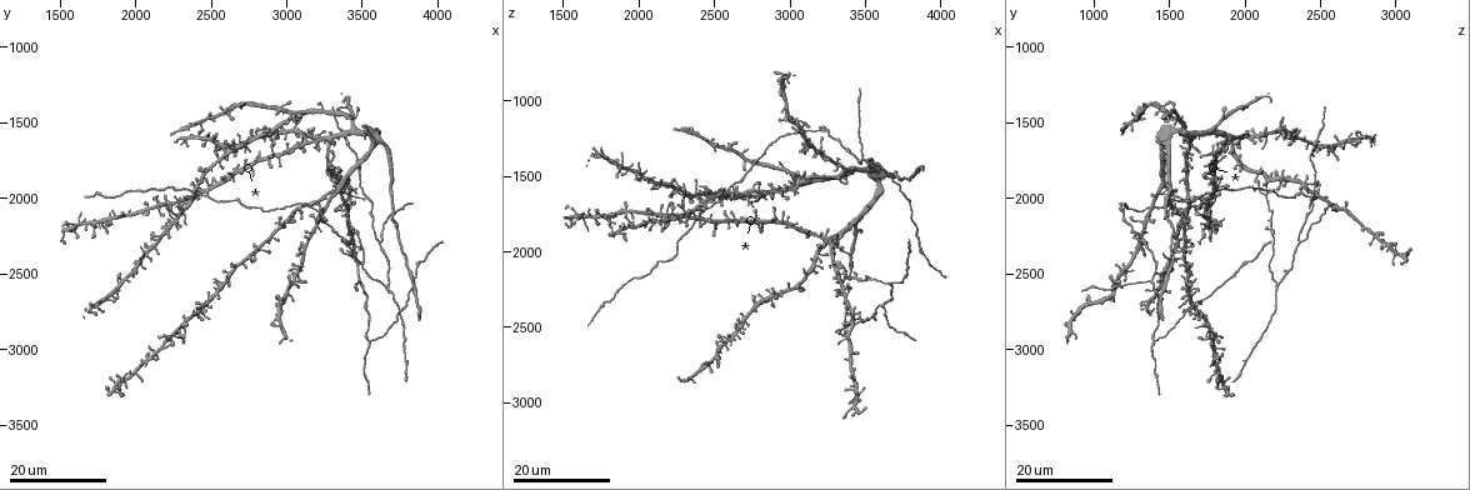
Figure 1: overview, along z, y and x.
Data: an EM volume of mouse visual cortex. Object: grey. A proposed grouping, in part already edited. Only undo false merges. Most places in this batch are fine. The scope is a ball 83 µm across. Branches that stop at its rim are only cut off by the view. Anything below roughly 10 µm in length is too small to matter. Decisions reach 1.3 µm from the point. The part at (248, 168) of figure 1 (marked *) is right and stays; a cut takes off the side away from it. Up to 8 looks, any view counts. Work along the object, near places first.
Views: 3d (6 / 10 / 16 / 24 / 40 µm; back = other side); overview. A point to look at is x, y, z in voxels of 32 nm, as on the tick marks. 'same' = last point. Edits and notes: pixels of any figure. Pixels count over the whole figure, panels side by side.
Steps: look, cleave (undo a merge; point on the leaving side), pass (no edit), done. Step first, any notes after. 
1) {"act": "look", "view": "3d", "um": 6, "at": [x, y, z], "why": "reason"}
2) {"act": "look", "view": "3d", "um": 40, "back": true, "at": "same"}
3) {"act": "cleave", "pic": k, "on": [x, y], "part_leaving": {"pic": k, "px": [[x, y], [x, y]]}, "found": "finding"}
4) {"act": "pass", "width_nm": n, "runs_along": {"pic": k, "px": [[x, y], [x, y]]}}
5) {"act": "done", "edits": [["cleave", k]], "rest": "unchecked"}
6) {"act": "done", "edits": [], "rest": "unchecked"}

{"act": "look", "view": "3d", "um": 16, "at": [3600, 2280, 2360], "why": "branch point"}

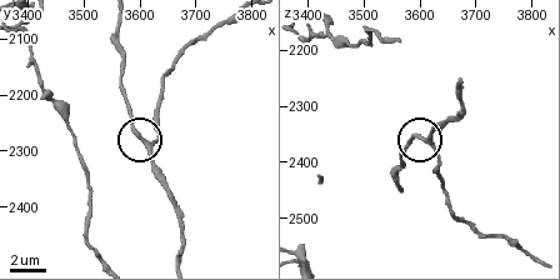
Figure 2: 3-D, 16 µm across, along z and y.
{"act": "look", "view": "3d", "um": 10, "at": [3615, 2290, 2365]}

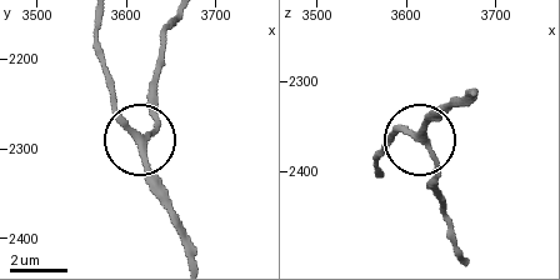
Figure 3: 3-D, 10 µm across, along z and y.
{"act": "pass", "side_arm_um": 15, "arms": 3, "found": "all the same neuron"}

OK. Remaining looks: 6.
{"act": "look", "view": "3d", "um": 24, "at": [3520, 1980, 2440], "why": "branch point"}

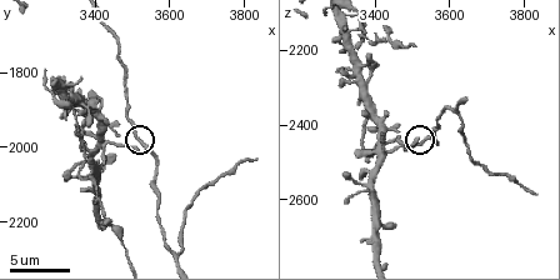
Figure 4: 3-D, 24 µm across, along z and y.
{"act": "look", "view": "3d", "um": 6, "at": [3520, 1980, 2450], "why": "closer look"}

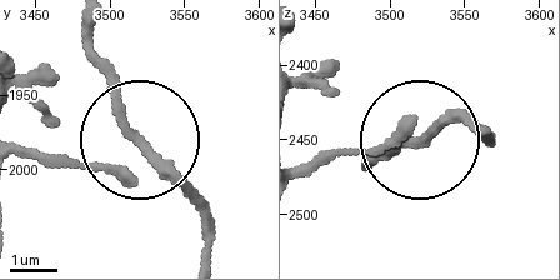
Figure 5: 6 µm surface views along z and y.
{"act": "pass", "arms": 3, "runs_along": {"pic": 5, "px": [[26, 149], [74, 169], [141, 158], [118, 74], [85, 26]]}, "found": "all the same neuron"}

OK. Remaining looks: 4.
{"act": "look", "view": "3d", "um": 24, "at": [3560, 2940, 1400], "why": "small branch off a trunk"}

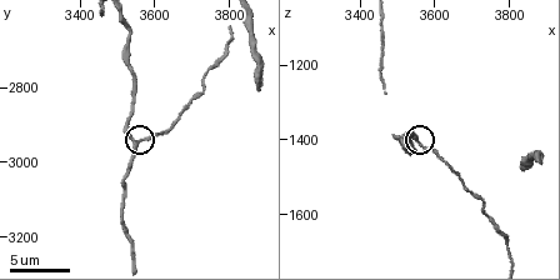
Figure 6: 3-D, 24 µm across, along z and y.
{"act": "look", "view": "3d", "um": 10, "at": [3550, 2950, 1400]}

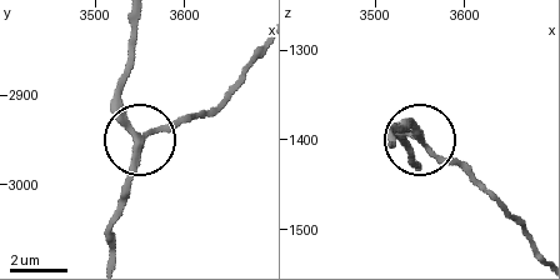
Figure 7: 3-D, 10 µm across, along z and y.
{"act": "pass", "runs_along": {"pic": 7, "px": [[130, 26], [124, 120], [138, 155], [126, 204]]}, "found": "one neuron here"}

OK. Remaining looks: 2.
{"act": "look", "view": "3d", "um": 24, "at": [3260, 1840, 2080], "why": "narrows sharply"}

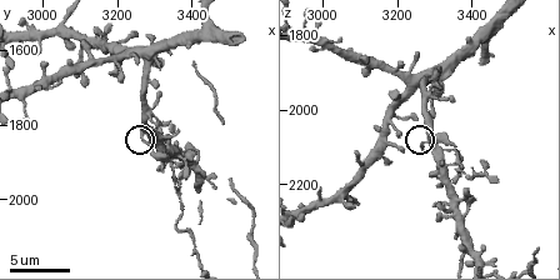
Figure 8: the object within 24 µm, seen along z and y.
{"act": "look", "view": "3d", "um": 6, "at": [3280, 1850, 2090], "why": "closer look"}

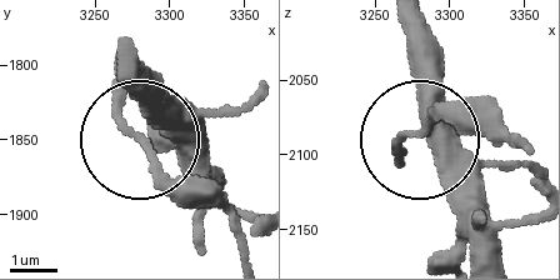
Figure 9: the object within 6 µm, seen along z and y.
{"act": "pass", "runs_along": {"pic": 9, "px": [[134, 45], [149, 149], [213, 204]]}, "found": "continuous, no second neuron"}

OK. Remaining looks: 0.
{"act": "done", "edits": [], "rest": "unchecked"}

